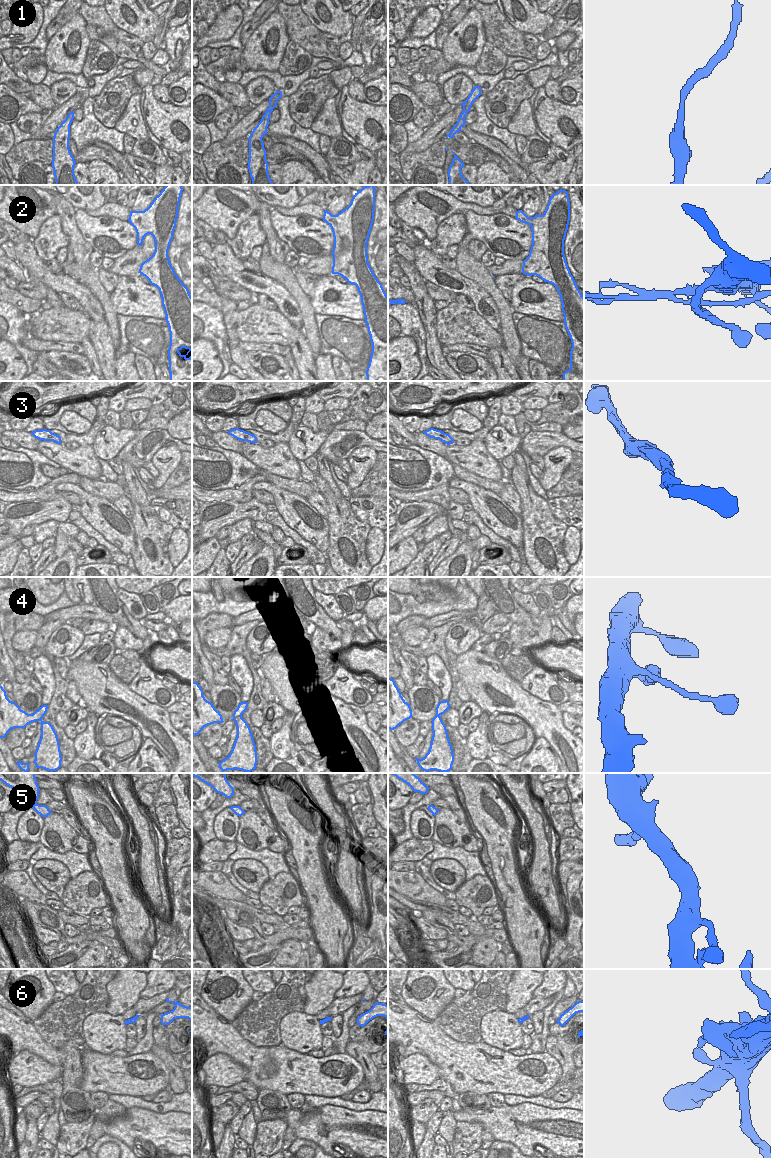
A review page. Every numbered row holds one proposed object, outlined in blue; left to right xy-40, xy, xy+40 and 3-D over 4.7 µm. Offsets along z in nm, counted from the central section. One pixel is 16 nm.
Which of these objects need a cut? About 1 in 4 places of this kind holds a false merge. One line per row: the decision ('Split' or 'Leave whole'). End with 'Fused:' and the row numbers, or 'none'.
1: Leave whole
2: Split
3: Leave whole
4: Leave whole
5: Leave whole
6: Leave whole
Fused: 2

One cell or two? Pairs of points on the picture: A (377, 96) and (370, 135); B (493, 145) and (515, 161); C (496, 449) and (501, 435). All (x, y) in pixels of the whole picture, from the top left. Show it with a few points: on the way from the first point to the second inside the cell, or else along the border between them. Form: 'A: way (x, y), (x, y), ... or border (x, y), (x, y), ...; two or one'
A: border (364, 100), (377, 106); two
B: way (498, 148), (510, 158); one
C: way (499, 446), (501, 438); one

